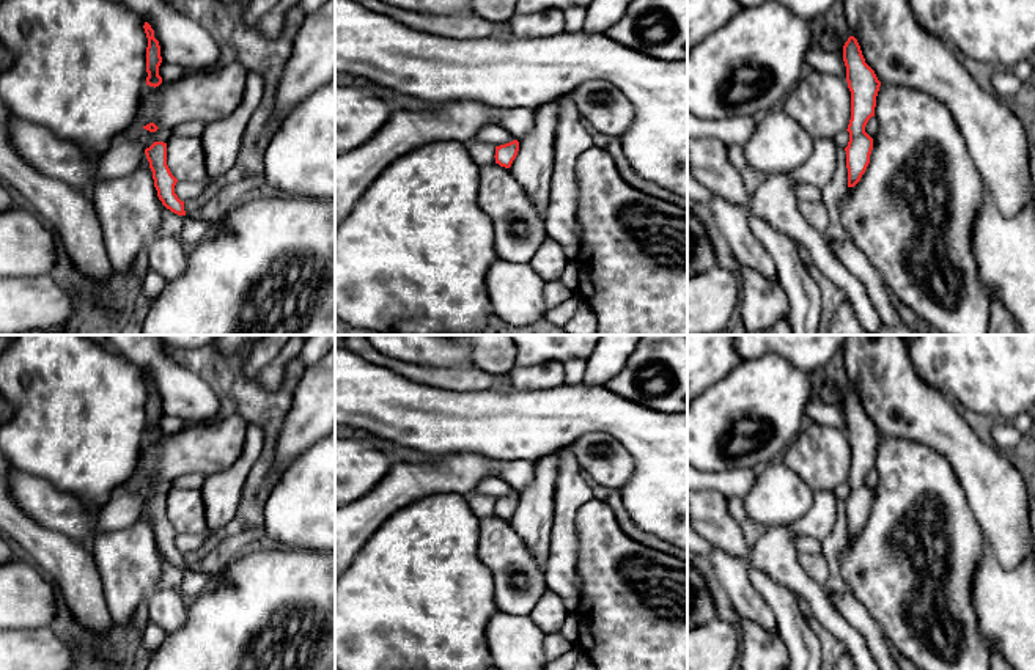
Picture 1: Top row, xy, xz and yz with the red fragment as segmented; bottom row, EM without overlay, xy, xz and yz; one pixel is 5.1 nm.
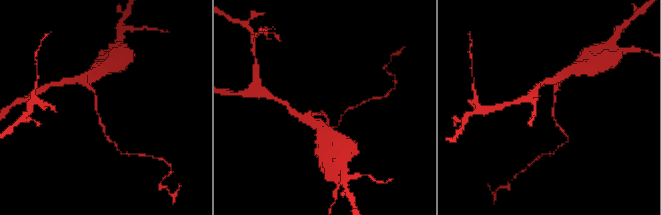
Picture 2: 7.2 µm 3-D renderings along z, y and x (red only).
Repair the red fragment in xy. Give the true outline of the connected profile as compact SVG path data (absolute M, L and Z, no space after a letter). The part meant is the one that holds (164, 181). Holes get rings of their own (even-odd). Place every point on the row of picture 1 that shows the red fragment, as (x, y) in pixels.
M154 142L145 149L149 168L153 171L154 187L162 204L178 215L186 215L184 201L175 193L178 179L167 165L167 143Z

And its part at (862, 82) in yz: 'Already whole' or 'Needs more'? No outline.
Already whole

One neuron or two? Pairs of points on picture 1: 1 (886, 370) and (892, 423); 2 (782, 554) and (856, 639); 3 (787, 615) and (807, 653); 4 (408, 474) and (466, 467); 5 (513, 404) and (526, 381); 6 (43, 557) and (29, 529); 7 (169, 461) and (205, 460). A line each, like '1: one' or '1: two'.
1: one
2: one
3: one
4: one
5: two
6: one
7: one

